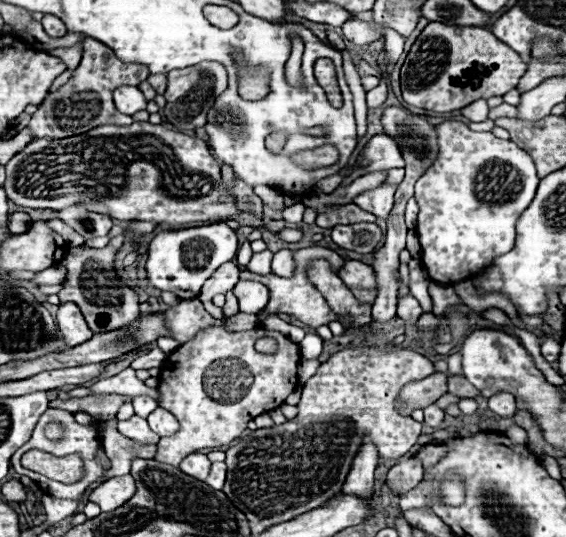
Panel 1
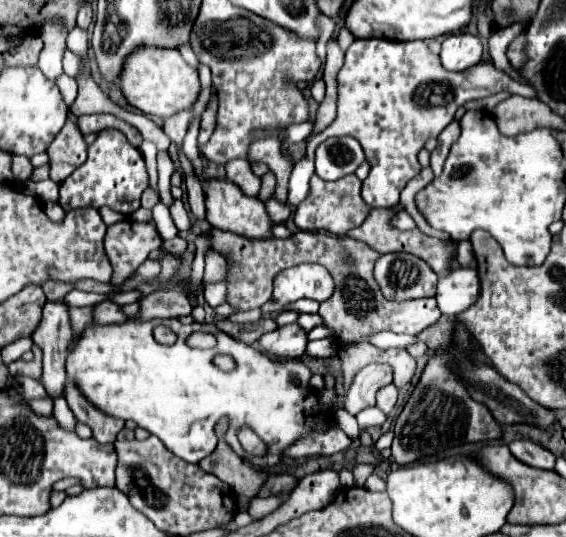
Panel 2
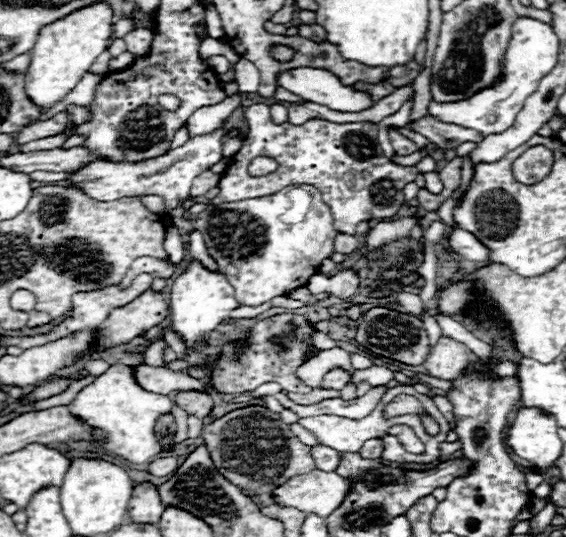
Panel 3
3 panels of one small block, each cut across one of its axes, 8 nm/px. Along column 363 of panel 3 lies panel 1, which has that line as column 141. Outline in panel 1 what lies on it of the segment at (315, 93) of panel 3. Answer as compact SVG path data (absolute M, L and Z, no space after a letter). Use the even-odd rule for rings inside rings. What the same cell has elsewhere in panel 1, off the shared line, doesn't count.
M118 86L114 90L114 102L116 102L116 108L128 116L140 110L146 110L146 98L138 90L138 86Z

